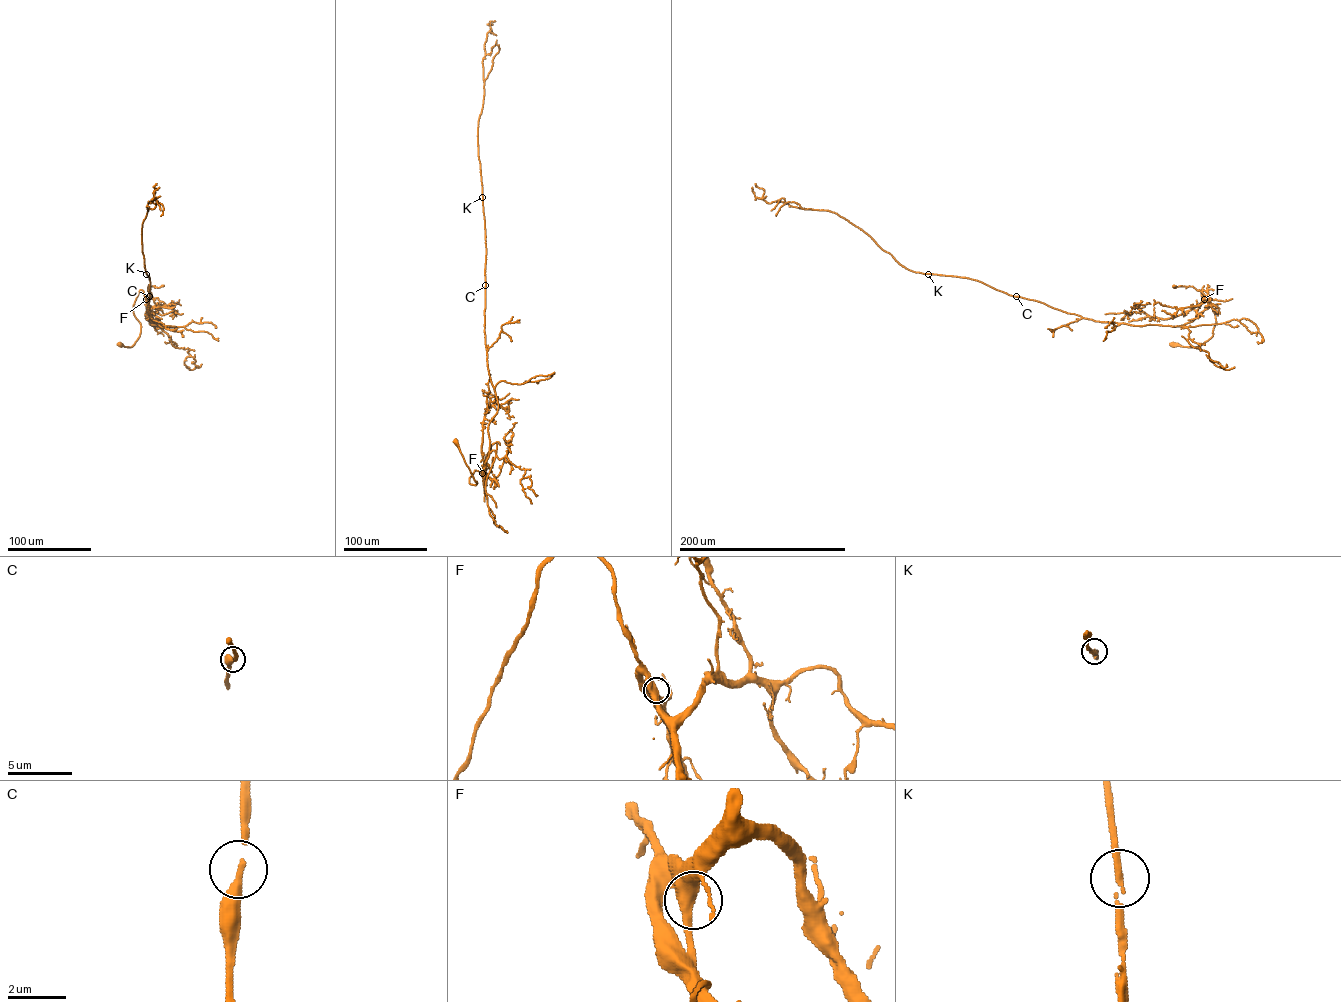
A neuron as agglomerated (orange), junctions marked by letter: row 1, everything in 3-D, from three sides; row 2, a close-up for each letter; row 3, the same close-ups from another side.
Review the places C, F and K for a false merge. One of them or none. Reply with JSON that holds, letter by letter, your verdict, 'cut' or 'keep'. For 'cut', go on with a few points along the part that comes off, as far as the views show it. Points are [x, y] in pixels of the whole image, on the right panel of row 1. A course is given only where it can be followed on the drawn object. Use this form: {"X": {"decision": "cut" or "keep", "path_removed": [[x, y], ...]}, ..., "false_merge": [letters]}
{"C": {"decision": "keep"}, "F": {"decision": "keep"}, "K": {"decision": "keep"}, "false_merge": []}

